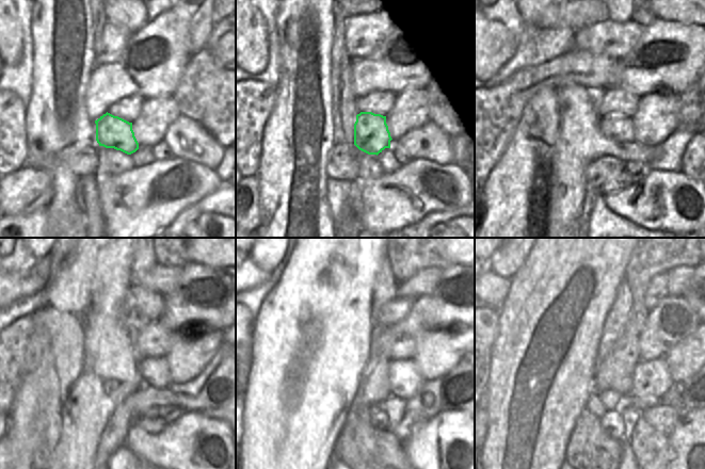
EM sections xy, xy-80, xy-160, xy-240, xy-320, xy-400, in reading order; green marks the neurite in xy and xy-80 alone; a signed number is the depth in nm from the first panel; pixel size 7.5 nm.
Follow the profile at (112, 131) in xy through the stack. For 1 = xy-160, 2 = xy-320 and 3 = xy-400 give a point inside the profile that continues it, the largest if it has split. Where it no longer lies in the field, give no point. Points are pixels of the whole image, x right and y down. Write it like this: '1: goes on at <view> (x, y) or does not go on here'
1: goes on at xy-160 (618, 127)
2: goes on at xy-320 (404, 378)
3: goes on at xy-400 (652, 378)

